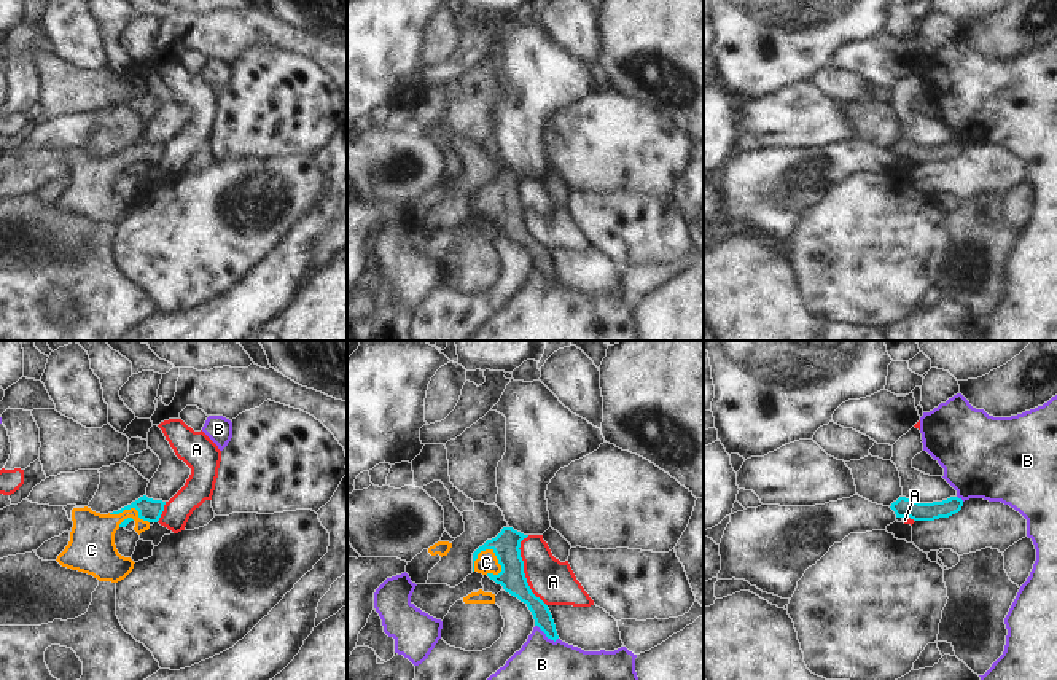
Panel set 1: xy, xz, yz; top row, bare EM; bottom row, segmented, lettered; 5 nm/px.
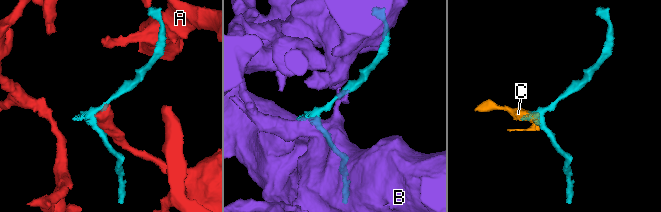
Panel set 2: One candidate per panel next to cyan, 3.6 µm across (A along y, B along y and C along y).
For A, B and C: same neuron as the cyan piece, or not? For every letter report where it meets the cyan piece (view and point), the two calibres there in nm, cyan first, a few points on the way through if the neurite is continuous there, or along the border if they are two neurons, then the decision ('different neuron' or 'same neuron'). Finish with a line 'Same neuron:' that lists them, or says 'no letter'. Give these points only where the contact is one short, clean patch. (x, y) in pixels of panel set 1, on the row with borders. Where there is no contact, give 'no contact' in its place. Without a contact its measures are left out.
A: xz (522, 570) | 140/220 nm | along xz (527, 535), (519, 548), (522, 572), (529, 588), (546, 605) | different neuron
B: xz (546, 636) | 90/220 nm | different neuron
C: xz (476, 556) | 140/110 nm | across xz (507, 543), (476, 556), (486, 562) | same neuron
Same neuron: C

